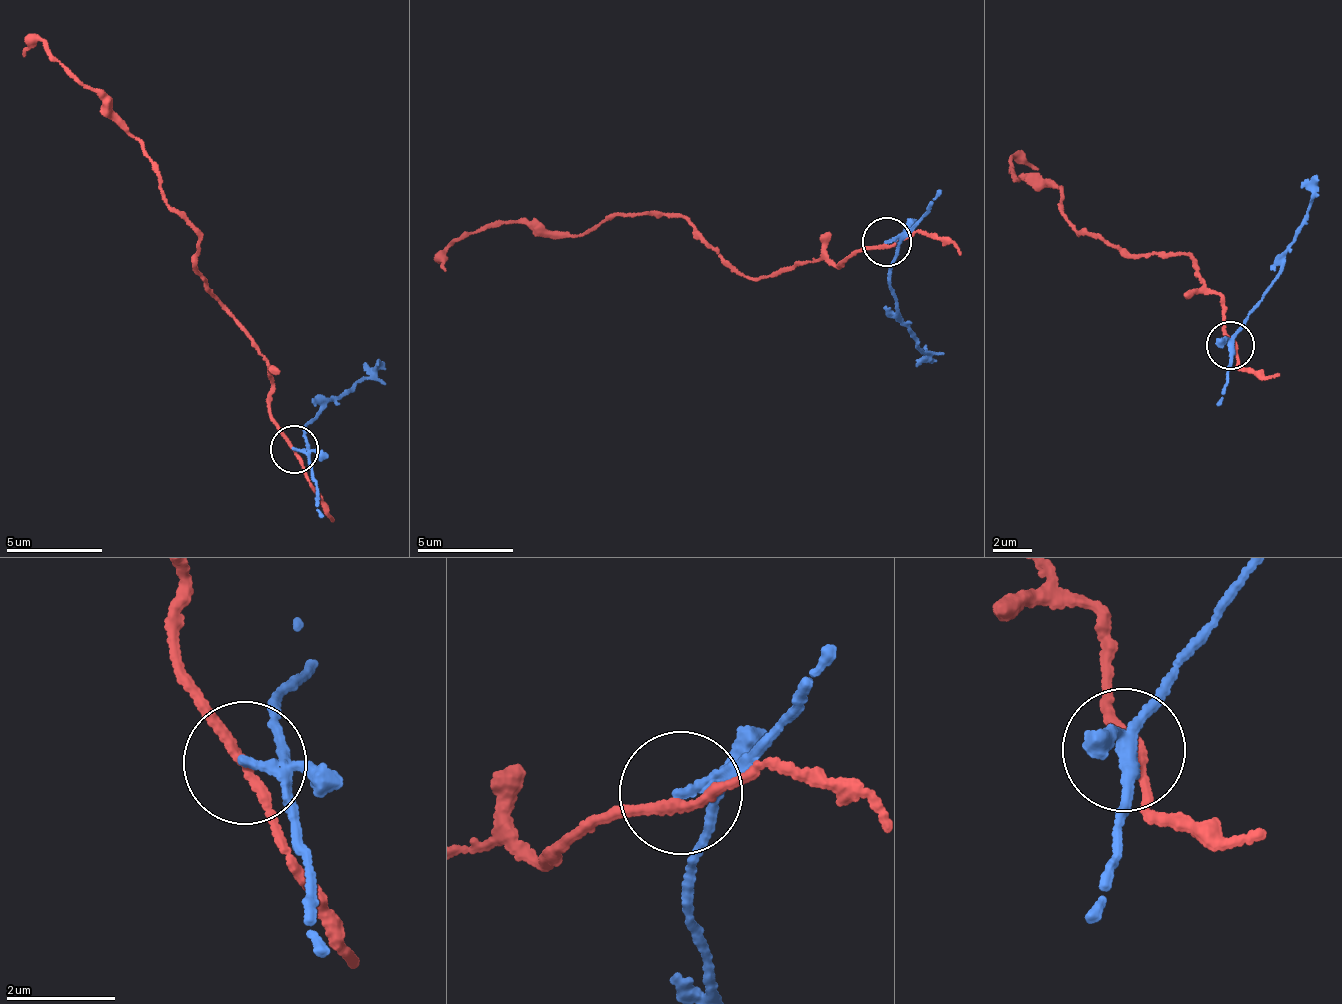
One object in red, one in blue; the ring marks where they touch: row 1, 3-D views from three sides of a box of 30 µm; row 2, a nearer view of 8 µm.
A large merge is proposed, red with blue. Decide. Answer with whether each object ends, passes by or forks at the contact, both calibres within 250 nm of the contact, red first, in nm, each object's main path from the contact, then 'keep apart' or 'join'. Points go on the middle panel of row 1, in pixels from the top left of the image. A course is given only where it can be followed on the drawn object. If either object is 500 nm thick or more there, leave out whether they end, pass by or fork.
red passes by | blue forks | 170/120 nm | red via (887, 243), (838, 269), (749, 277), (697, 224), (656, 211), (579, 234), (512, 220), (446, 250), (444, 272) | blue via (887, 243), (898, 248), (888, 267), (893, 310), (930, 362) | keep apart

